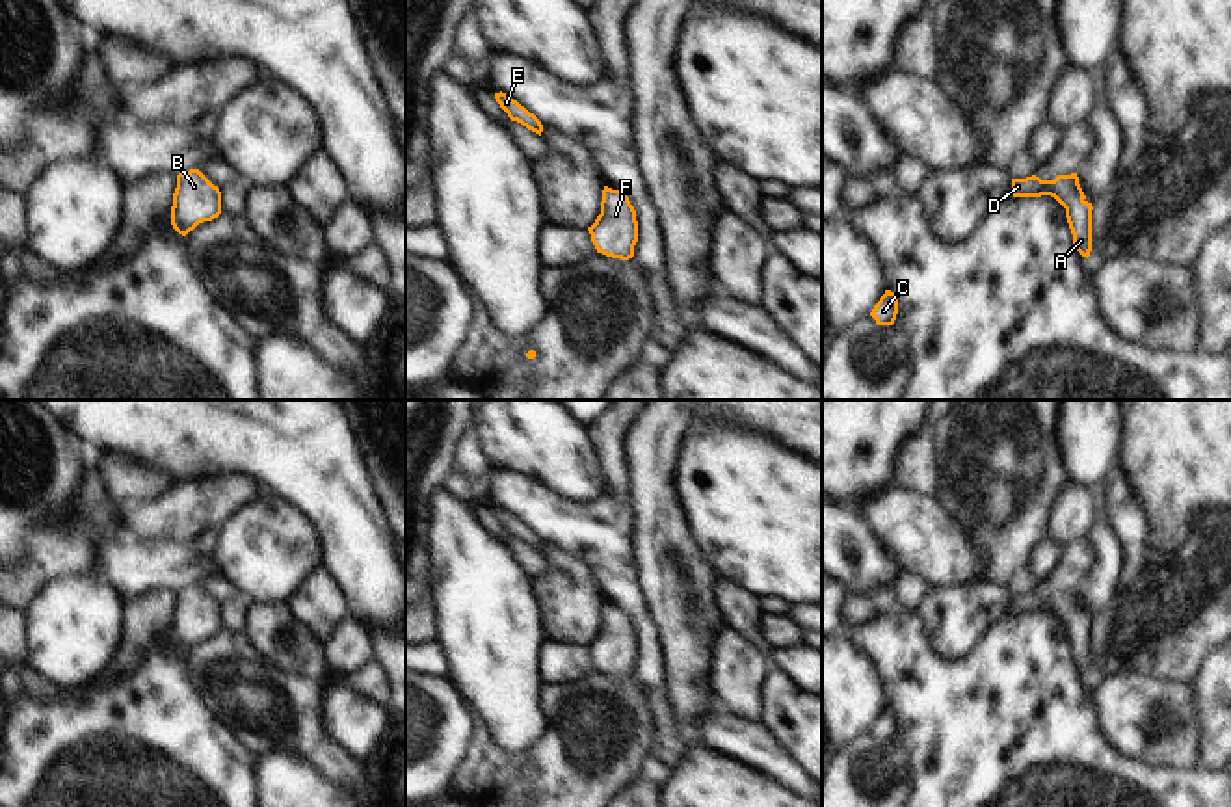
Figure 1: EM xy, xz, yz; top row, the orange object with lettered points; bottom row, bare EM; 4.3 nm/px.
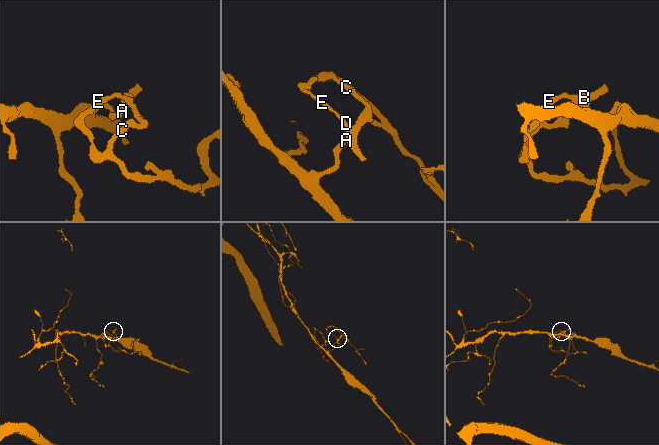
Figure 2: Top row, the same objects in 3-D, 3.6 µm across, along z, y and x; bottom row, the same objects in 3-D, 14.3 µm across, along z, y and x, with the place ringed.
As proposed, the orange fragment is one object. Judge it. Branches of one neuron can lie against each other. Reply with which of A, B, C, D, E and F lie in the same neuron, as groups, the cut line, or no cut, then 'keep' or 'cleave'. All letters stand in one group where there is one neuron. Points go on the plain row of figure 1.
A B C D E F; no cut; keep

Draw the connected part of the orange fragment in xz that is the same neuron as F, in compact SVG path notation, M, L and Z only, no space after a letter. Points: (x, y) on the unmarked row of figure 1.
M604 602L601 630L588 647L597 669L621 677L634 673L638 658L636 627L623 608Z

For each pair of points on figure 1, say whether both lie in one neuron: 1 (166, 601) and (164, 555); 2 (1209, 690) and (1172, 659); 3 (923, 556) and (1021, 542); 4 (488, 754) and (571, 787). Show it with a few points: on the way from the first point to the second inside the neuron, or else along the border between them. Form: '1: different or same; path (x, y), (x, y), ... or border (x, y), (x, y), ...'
1: different; border (175, 592), (145, 592), (125, 603)
2: different; border (1211, 649), (1191, 683)
3: different; border (949, 514), (966, 530), (986, 579)
4: same; path (508, 774), (521, 787), (551, 787)

